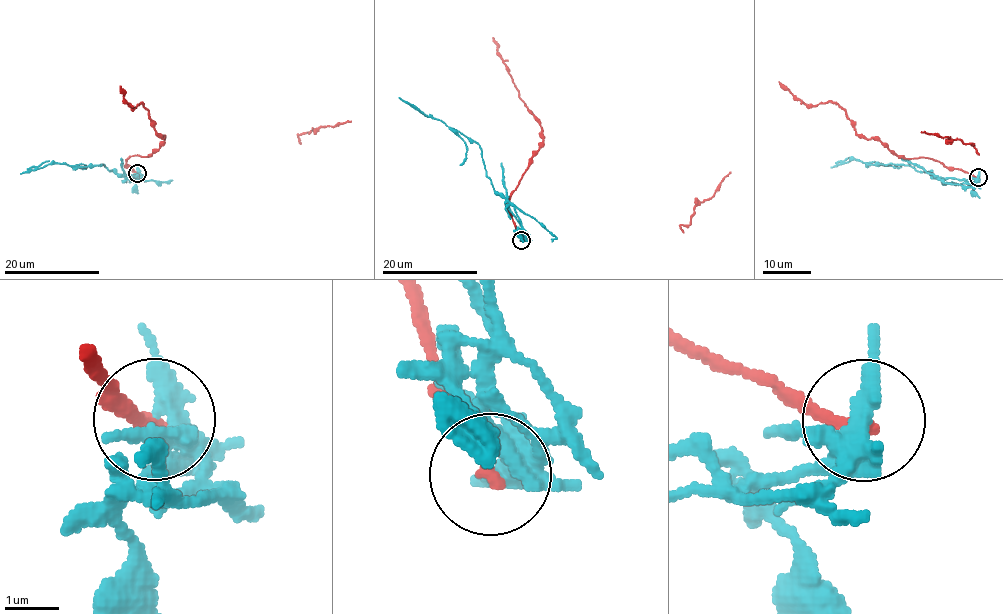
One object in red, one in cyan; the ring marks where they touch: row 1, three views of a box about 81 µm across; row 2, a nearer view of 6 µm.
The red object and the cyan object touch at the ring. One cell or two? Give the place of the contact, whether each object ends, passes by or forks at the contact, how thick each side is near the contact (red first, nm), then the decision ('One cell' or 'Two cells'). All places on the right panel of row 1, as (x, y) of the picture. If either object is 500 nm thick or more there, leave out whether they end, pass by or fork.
Place: (978, 177). At the ring red ends. At the ring cyan forks. Thickness 240 nm (red) against 260 nm. Two cells

